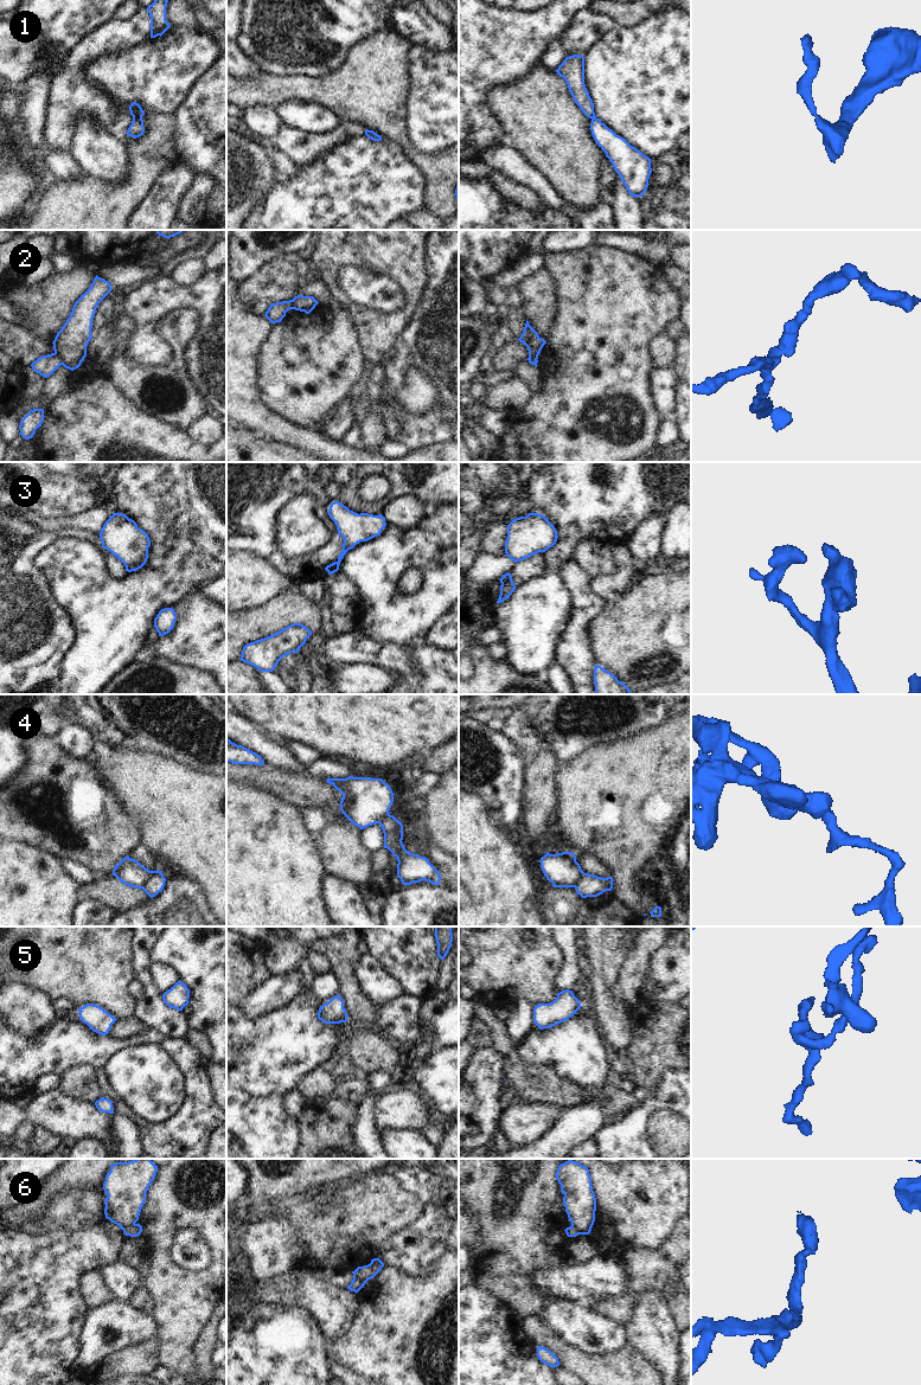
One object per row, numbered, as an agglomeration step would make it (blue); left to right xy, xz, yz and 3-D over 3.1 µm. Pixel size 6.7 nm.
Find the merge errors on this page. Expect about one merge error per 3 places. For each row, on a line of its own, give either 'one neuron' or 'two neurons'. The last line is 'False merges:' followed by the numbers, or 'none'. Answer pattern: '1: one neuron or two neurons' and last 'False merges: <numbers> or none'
1: two neurons
2: two neurons
3: one neuron
4: two neurons
5: one neuron
6: two neurons
False merges: 1, 2, 4, 6

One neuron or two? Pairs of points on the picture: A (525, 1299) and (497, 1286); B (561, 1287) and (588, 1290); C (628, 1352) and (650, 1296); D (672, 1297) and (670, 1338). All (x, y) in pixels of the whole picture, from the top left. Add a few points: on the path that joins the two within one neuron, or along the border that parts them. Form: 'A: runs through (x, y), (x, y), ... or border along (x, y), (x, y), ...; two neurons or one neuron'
A: runs through (518, 1293), (504, 1288); one neuron
B: runs through (568, 1287), (581, 1287); one neuron
C: border along (627, 1344), (652, 1363); two neurons
D: border along (663, 1295), (678, 1329); two neurons

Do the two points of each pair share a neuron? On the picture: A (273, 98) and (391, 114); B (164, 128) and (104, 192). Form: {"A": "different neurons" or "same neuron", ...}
{"A": "same neuron", "B": "same neuron"}

